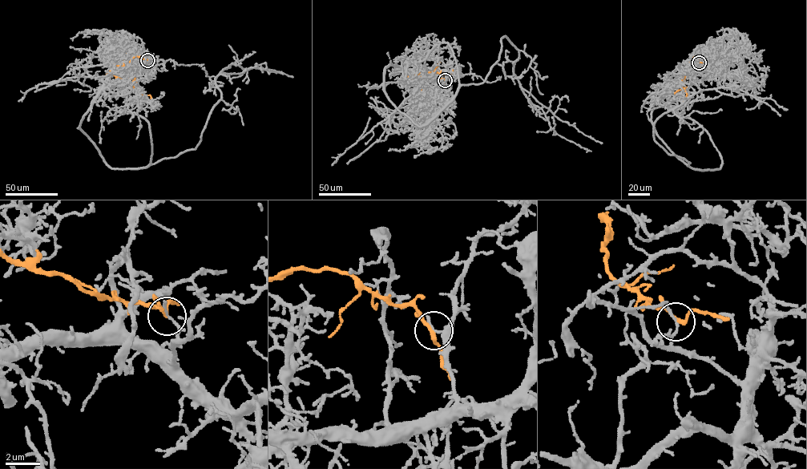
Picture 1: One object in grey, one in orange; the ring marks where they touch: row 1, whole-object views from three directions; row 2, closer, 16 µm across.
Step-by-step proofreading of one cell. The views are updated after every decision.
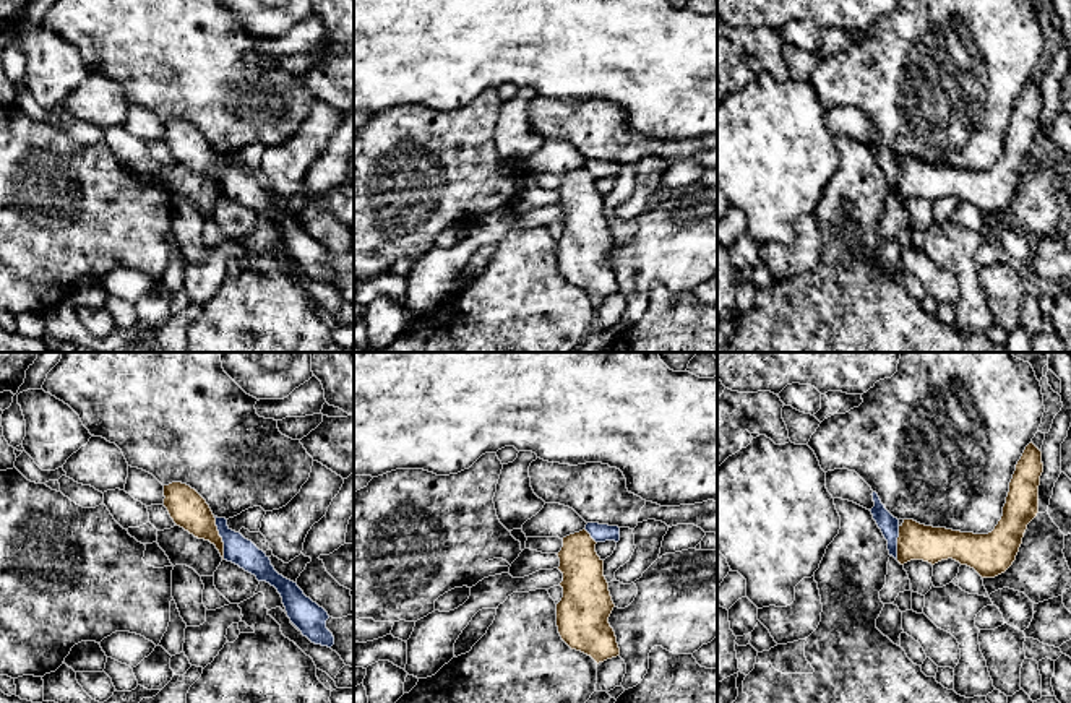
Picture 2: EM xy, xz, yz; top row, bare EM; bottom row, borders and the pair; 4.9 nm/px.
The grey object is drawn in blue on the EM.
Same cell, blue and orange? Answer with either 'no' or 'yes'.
no

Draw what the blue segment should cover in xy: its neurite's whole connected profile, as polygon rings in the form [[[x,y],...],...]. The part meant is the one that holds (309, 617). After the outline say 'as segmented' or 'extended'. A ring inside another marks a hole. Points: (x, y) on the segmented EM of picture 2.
[[[216,518],[219,536],[224,542],[224,560],[232,562],[245,571],[266,581],[277,589],[282,597],[287,617],[312,643],[331,648],[333,633],[326,628],[328,612],[303,594],[297,583],[279,575],[269,557],[252,541],[227,526],[226,518]]] | as segmented

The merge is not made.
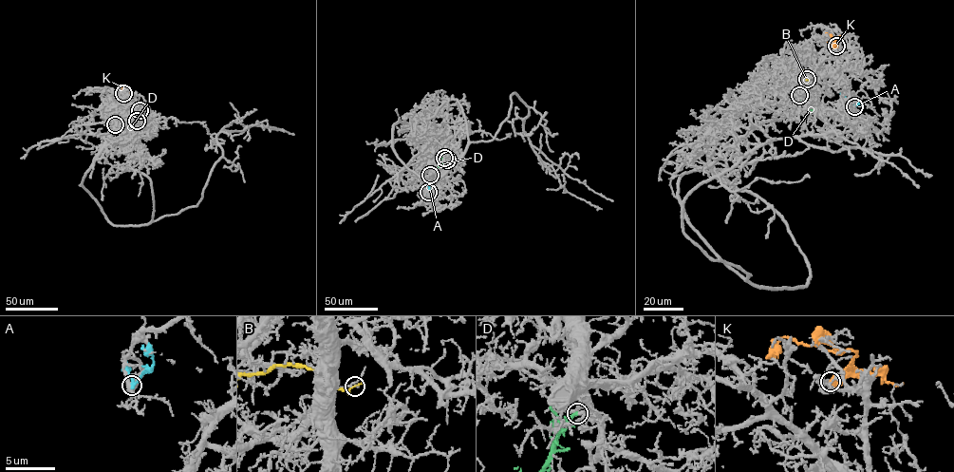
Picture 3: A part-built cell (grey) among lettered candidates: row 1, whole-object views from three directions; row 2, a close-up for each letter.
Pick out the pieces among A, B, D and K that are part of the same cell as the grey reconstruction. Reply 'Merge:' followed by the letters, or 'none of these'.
Merge: D

